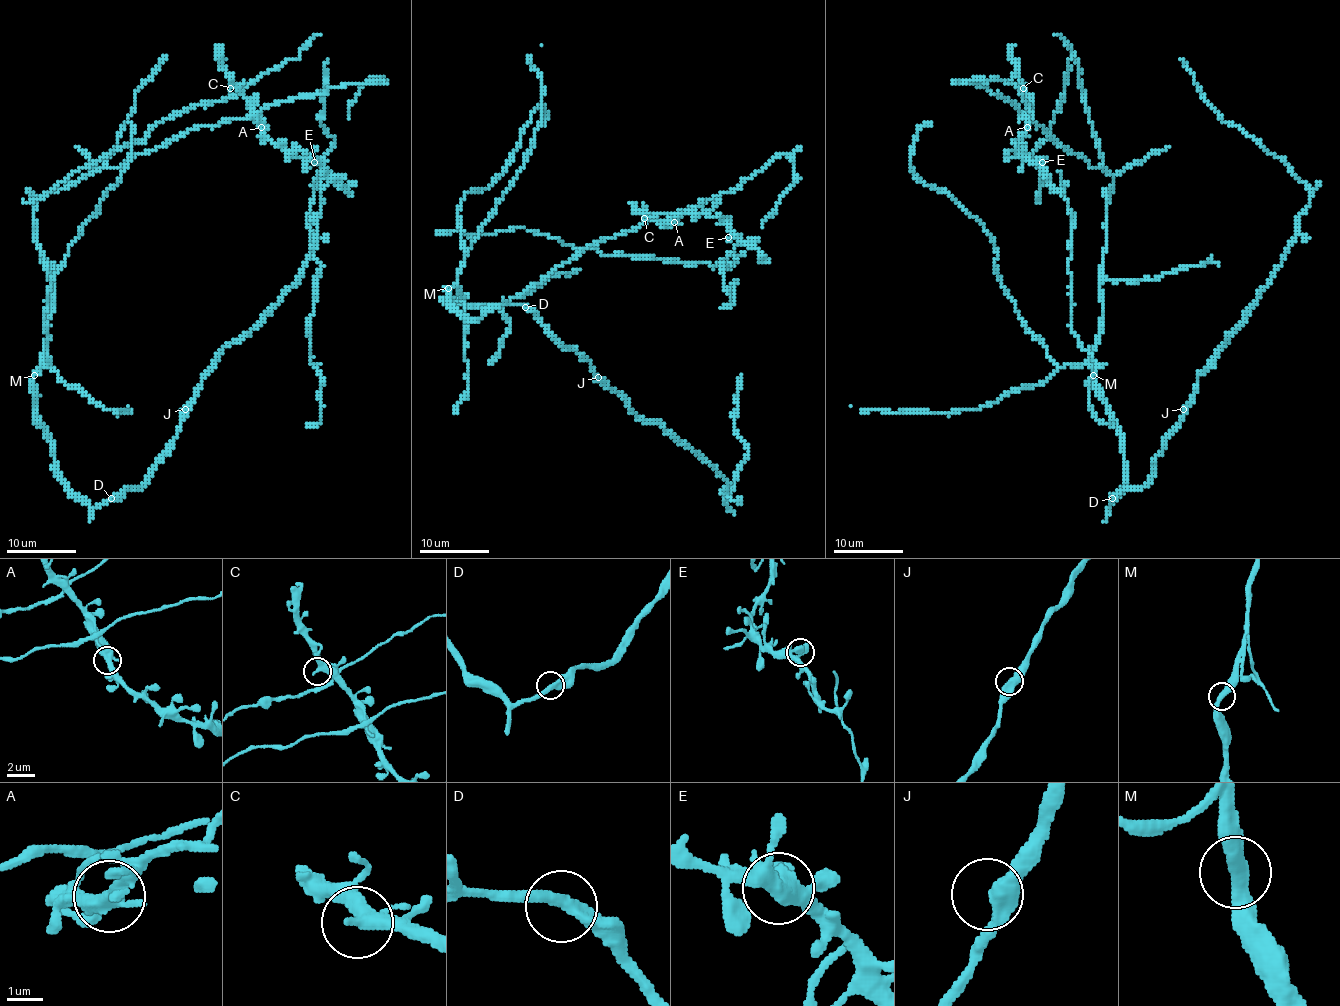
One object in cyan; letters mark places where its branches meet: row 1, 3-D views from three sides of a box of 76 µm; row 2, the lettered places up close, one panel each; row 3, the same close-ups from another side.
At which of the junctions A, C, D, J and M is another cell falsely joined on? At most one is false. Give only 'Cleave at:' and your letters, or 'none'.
Cleave at: none

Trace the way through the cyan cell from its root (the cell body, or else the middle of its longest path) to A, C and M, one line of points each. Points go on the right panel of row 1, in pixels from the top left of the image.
A: (1093, 351), (1102, 317), (1105, 205), (1112, 177), (1070, 153), (1042, 127), (1018, 116), (1025, 113), (1027, 127)
C: (1093, 351), (1102, 317), (1105, 205), (1112, 177), (1070, 153), (1042, 127), (1020, 118), (1027, 104), (1023, 88)
M: (1093, 351), (1093, 375)

